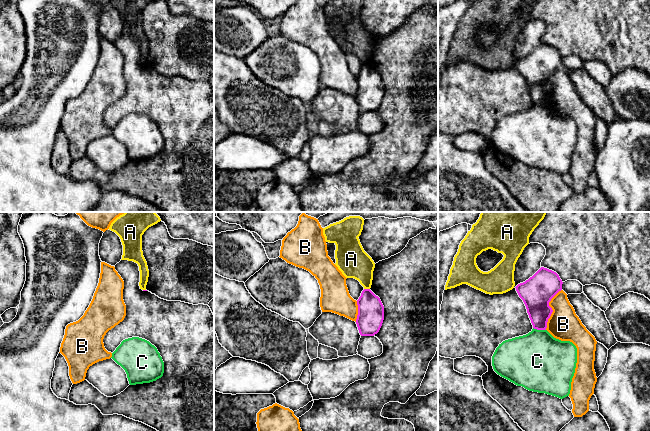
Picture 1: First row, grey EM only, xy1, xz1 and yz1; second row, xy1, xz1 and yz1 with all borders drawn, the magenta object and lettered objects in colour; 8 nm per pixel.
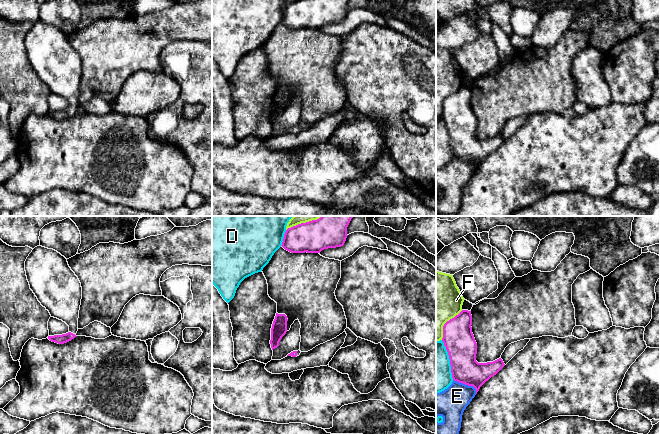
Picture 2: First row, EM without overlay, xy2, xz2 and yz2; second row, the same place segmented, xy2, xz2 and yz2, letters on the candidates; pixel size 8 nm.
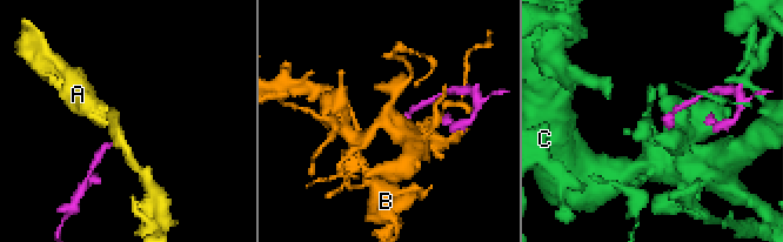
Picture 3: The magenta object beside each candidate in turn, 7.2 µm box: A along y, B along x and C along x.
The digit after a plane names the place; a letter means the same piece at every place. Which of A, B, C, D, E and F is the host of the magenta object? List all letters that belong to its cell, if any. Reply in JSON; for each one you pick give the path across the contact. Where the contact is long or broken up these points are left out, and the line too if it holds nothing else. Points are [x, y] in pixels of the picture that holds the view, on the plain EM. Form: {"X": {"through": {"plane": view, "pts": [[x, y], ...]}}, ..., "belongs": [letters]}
{"belongs": []}

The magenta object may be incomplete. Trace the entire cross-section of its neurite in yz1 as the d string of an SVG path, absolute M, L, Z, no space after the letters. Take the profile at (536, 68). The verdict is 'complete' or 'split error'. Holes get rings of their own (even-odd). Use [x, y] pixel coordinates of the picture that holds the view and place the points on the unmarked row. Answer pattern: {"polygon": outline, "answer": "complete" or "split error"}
{"polygon": "M541 43L532 53L515 63L526 82L534 105L546 106L553 88L549 78L562 66L562 60L556 48Z", "answer": "complete"}

